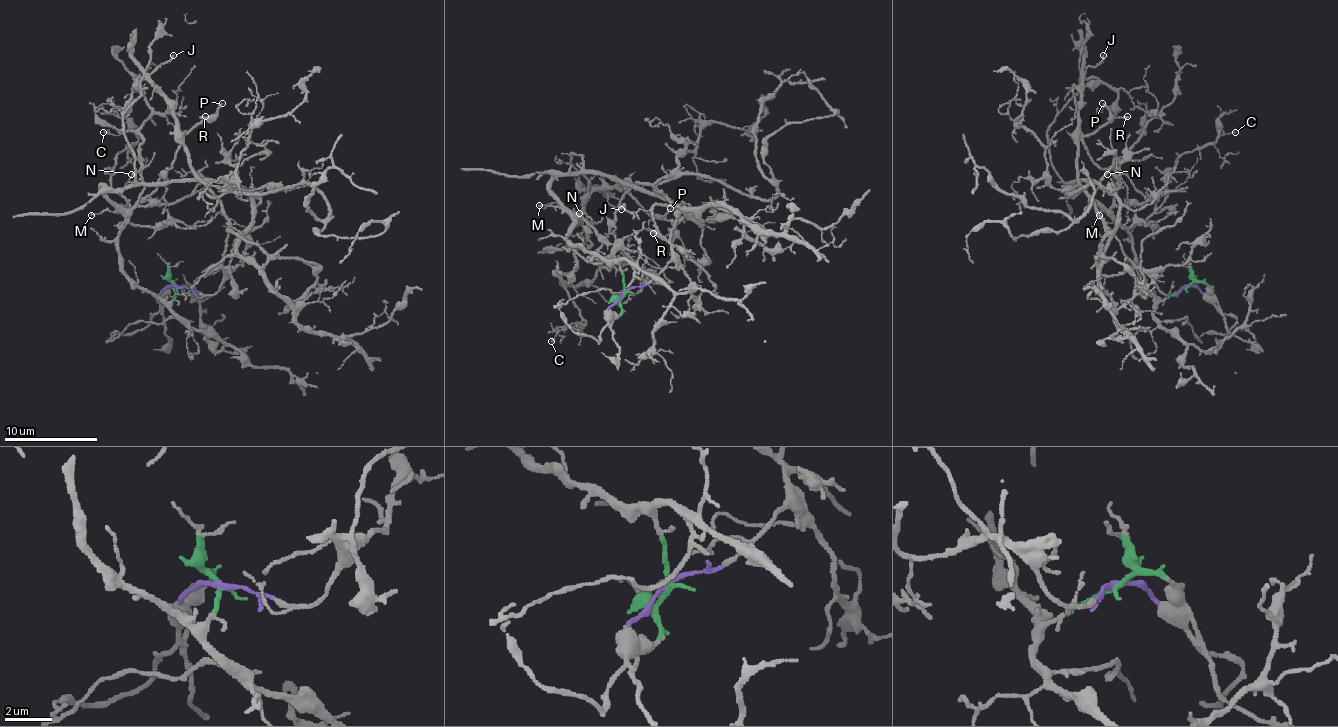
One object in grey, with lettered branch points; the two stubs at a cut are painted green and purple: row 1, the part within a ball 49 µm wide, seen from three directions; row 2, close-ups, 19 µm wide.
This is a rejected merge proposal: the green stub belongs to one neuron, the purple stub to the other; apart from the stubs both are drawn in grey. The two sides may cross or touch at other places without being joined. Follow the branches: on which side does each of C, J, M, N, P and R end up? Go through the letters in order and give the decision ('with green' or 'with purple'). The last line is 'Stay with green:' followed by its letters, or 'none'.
C: with green
J: with purple
M: with green
N: with green
P: with purple
R: with purple
Stay with green: C, M, N

